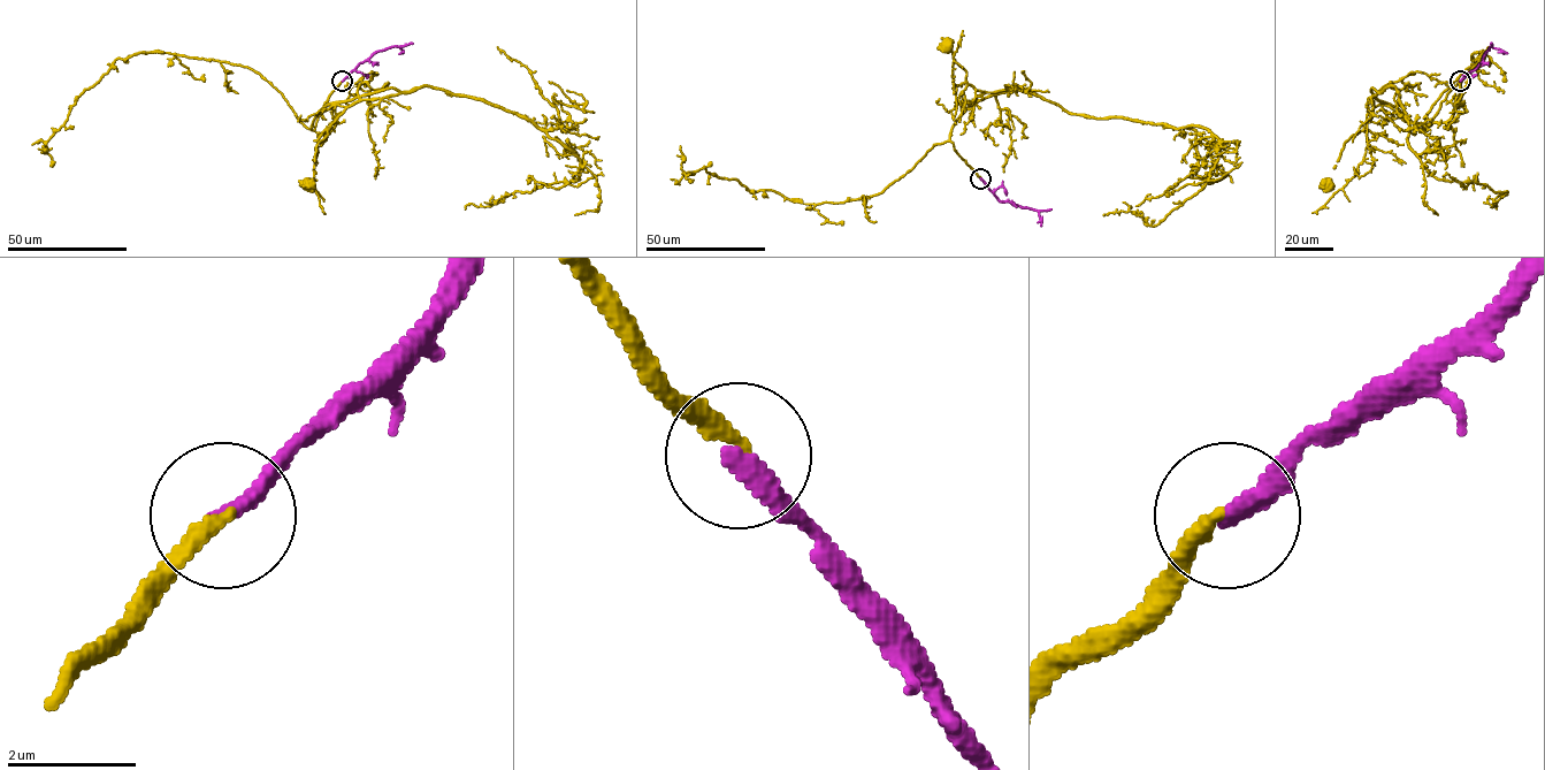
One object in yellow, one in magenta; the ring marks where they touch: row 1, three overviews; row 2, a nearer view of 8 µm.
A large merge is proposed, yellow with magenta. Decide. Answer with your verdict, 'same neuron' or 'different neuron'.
same neuron

